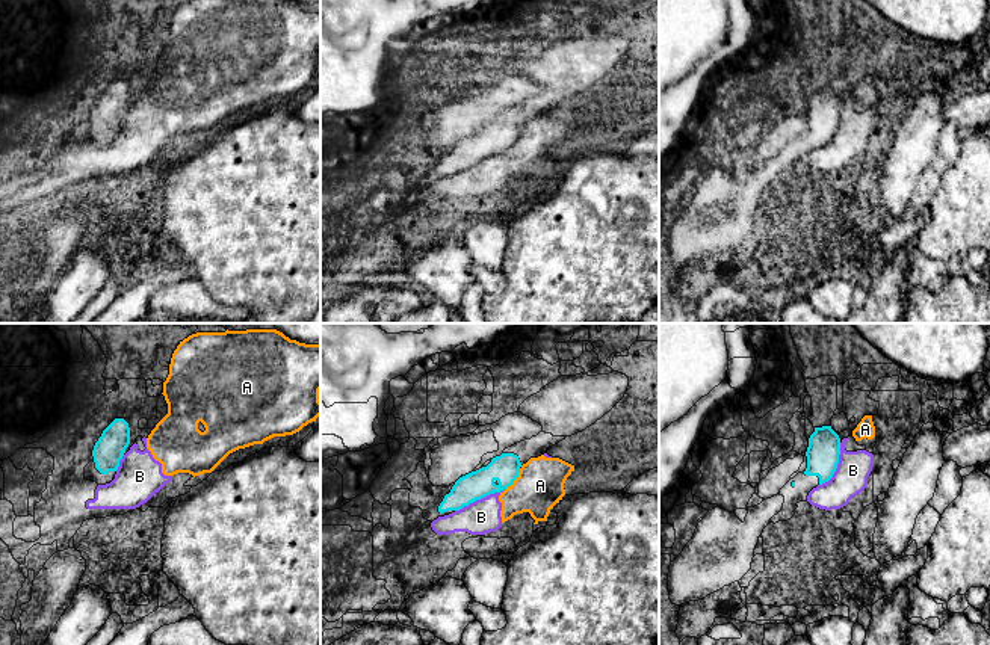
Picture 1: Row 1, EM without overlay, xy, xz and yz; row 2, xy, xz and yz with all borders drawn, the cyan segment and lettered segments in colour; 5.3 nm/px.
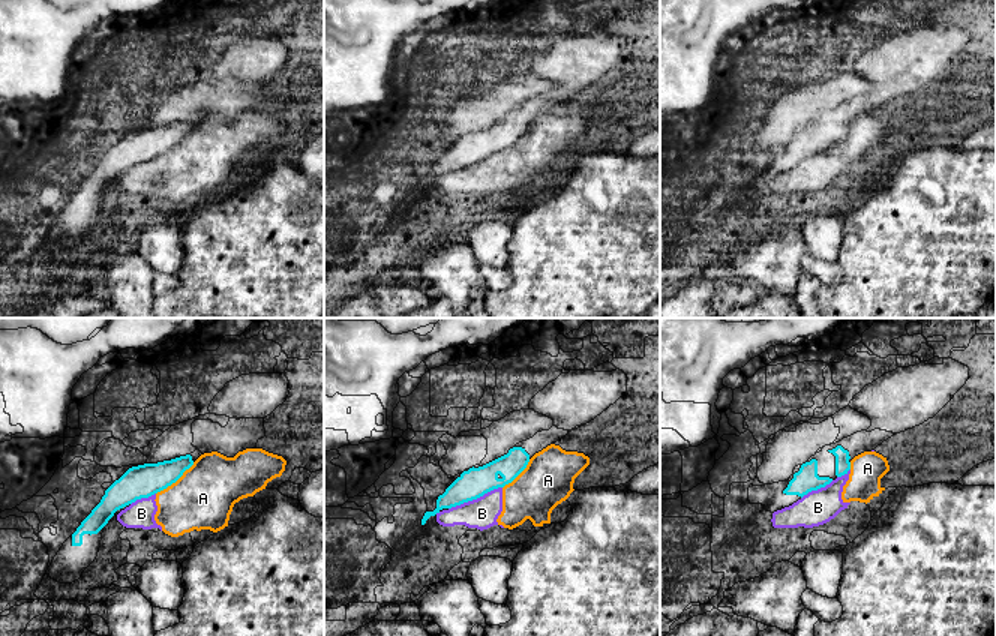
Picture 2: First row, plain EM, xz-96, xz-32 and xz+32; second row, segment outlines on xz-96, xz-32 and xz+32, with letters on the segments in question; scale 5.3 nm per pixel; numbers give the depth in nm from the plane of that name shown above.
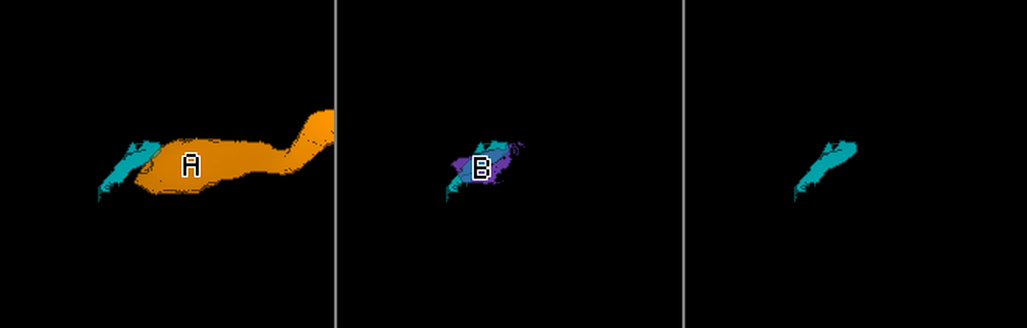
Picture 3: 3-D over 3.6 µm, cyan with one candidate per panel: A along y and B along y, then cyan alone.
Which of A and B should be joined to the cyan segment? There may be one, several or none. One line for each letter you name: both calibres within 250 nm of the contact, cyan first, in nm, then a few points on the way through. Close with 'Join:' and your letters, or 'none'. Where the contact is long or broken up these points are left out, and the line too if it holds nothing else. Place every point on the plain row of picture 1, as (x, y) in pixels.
Join: none

